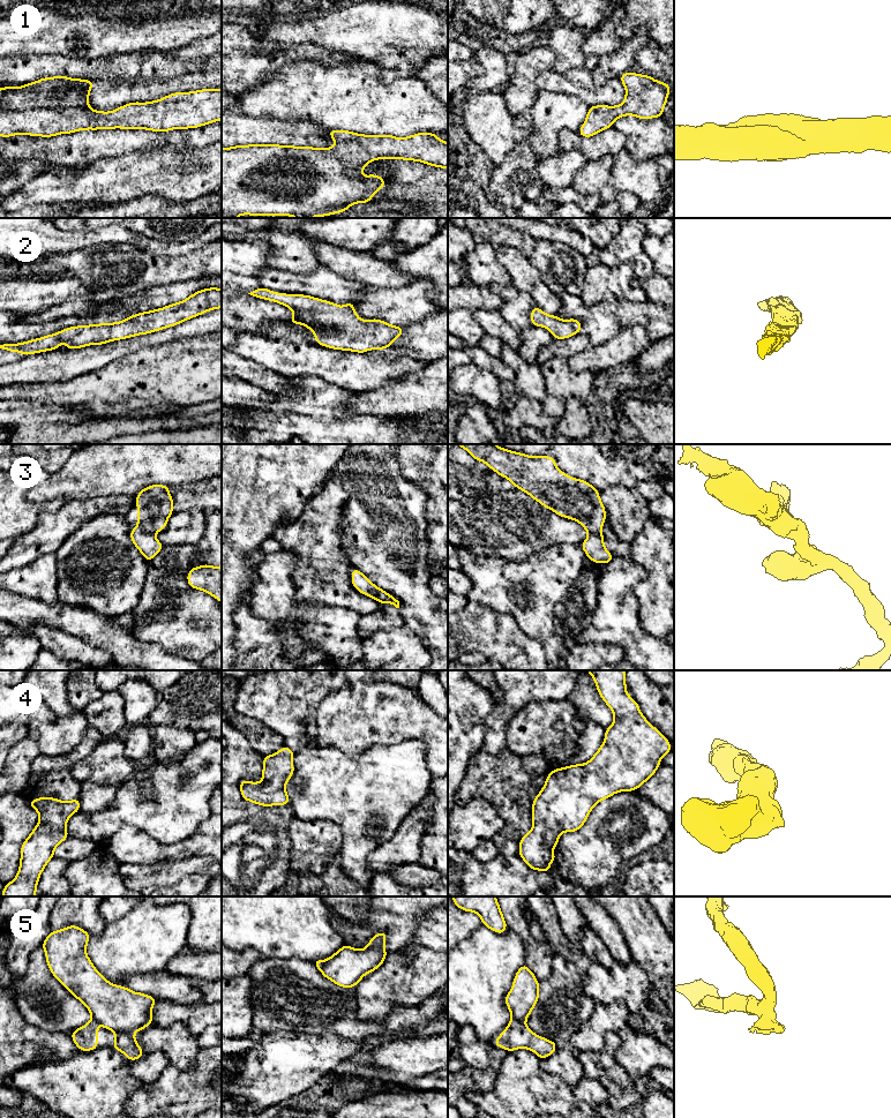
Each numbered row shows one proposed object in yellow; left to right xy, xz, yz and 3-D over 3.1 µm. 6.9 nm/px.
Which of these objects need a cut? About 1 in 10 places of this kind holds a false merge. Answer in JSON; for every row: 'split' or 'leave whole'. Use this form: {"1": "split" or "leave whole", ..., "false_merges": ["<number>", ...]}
{"1": "leave whole", "2": "leave whole", "3": "leave whole", "4": "leave whole", "5": "split", "false_merges": ["5"]}

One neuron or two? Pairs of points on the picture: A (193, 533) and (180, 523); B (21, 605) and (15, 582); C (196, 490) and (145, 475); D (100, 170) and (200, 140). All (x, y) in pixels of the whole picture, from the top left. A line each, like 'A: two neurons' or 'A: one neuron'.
A: one neuron
B: two neurons
C: two neurons
D: two neurons

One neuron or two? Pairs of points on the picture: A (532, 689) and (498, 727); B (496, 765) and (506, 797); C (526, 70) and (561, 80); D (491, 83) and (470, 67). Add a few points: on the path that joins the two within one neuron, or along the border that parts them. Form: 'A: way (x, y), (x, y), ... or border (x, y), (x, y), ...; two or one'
A: way (522, 695), (500, 717); one
B: way (496, 773), (506, 782), (506, 789); one
C: border (552, 68), (545, 69), (536, 79), (538, 90); two
D: border (473, 57), (483, 70), (479, 77); two

